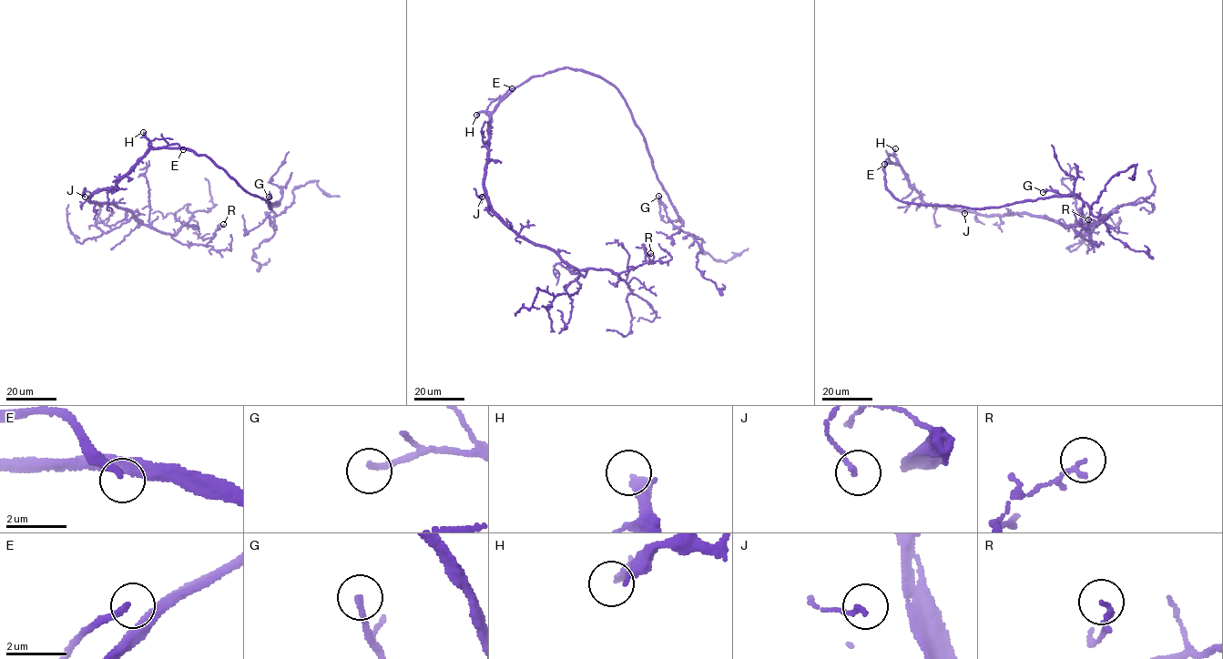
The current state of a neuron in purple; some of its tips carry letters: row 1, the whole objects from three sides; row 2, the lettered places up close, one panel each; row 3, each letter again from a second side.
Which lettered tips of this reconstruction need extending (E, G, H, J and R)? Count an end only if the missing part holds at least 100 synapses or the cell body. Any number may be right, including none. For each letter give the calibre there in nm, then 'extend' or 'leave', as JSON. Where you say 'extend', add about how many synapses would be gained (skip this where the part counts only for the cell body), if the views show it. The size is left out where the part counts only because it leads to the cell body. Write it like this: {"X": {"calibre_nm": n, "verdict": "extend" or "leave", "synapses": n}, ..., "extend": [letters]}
{"E": {"calibre_nm": 150, "verdict": "extend"}, "G": {"calibre_nm": 180, "verdict": "leave"}, "H": {"calibre_nm": 320, "verdict": "extend", "synapses": 250}, "J": {"calibre_nm": 160, "verdict": "leave"}, "R": {"calibre_nm": 160, "verdict": "leave"}, "extend": ["E", "H"]}

